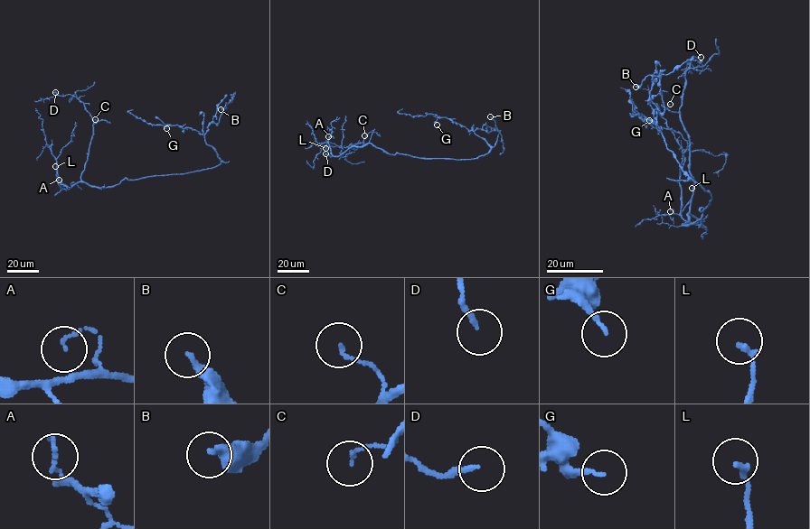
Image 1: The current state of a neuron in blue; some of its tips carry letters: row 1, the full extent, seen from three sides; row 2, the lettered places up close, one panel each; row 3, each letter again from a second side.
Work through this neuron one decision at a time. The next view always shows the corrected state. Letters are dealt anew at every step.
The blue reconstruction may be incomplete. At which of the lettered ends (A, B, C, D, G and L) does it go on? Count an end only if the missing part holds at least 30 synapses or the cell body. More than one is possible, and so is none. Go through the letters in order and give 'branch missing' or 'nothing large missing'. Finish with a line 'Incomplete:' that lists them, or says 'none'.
A: nothing large missing
B: nothing large missing
C: nothing large missing
D: nothing large missing
G: nothing large missing
L: nothing large missing
Incomplete: none

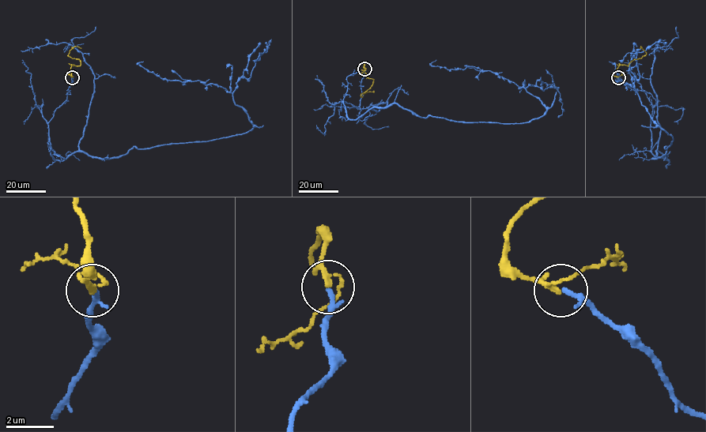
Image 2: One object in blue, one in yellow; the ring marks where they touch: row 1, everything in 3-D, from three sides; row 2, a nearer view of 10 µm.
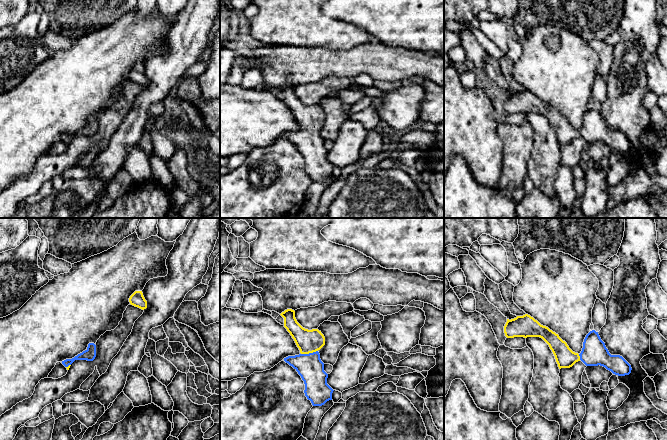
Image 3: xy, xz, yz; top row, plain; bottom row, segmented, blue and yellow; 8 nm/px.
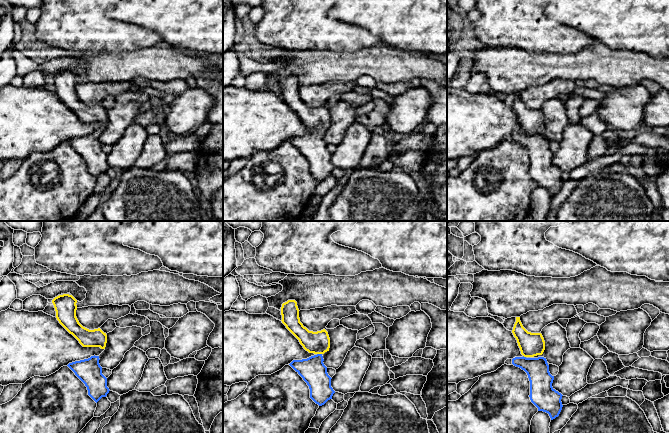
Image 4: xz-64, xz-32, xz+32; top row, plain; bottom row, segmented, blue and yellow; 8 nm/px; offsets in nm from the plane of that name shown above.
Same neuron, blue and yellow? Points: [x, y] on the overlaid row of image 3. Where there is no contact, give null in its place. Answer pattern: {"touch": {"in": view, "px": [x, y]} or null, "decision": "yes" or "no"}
{"touch": {"in": "xz", "px": [309, 353]}, "decision": "yes"}

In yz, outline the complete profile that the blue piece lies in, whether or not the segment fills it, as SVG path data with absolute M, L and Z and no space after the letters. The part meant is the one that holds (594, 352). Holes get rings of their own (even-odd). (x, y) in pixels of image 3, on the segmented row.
M528 314L507 319L504 326L507 338L540 337L552 350L559 369L570 368L576 362L582 361L586 366L603 366L613 374L625 376L631 373L631 365L620 355L611 355L601 340L598 332L590 331L583 342L580 354L573 352L558 334L541 325Z

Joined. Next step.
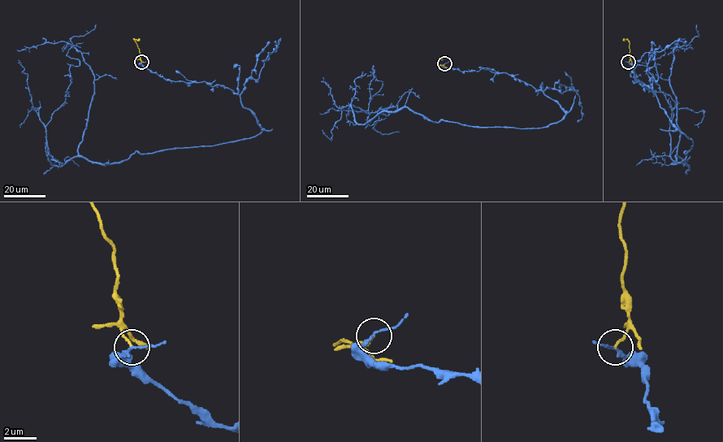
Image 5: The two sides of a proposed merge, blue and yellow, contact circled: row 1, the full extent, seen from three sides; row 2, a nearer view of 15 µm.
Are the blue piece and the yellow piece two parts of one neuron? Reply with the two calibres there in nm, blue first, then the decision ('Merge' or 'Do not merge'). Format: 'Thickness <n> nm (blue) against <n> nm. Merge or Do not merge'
Thickness 170 nm (blue) against 140 nm. Do not merge

